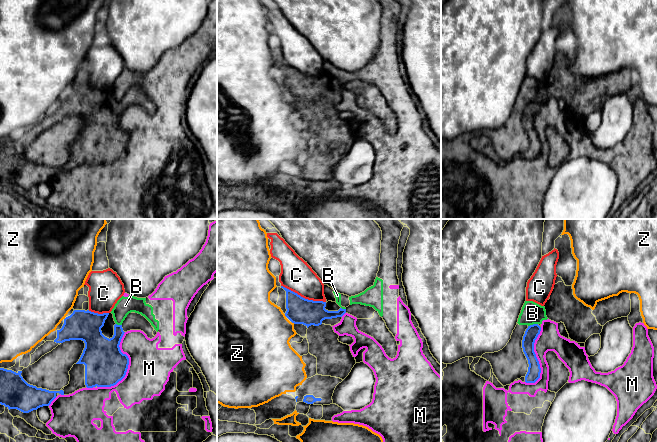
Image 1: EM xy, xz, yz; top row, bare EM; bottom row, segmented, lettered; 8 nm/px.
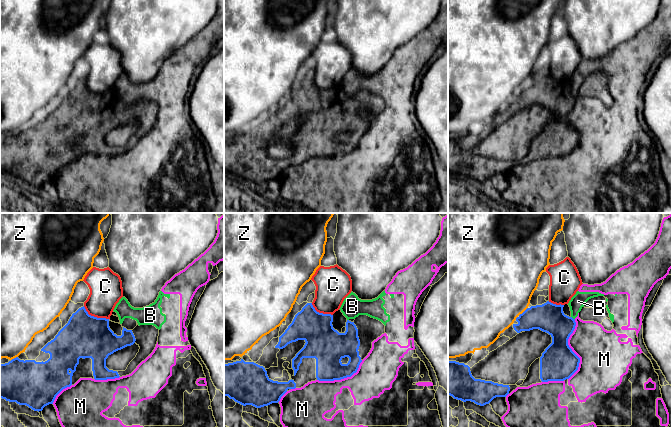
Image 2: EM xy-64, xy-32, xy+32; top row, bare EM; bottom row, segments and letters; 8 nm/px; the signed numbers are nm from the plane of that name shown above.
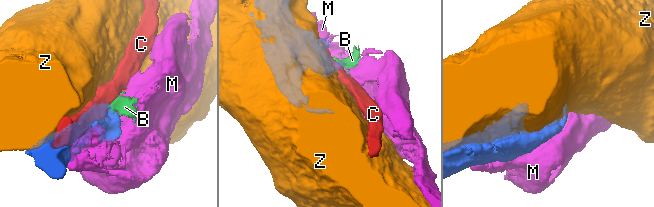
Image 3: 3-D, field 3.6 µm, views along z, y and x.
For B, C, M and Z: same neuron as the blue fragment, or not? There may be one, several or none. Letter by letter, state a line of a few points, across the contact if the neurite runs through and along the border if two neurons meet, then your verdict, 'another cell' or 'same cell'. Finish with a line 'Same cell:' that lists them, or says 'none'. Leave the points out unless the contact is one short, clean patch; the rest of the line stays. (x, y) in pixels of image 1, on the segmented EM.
B: yz (537, 323), (528, 326) | another cell
C: another cell
M: another cell
Z: another cell
Same cell: none

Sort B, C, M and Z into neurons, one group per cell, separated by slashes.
B M / C / Z

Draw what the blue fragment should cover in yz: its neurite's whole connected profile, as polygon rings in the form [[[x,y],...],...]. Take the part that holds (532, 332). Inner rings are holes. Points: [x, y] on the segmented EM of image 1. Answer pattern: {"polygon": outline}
{"polygon": [[[538,324],[528,326],[522,340],[523,352],[528,360],[528,372],[525,376],[526,383],[535,383],[540,378],[541,368],[534,352],[534,343],[540,334],[541,327]]]}

